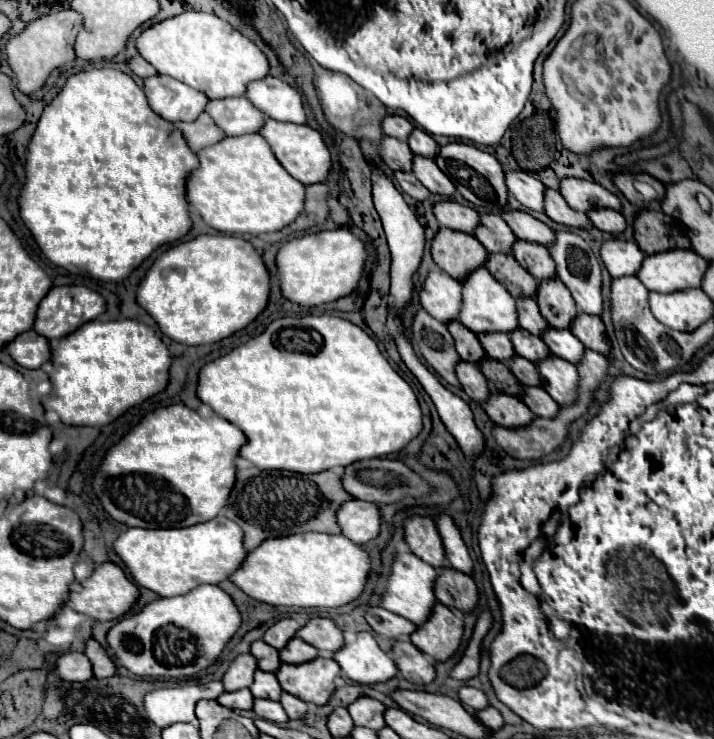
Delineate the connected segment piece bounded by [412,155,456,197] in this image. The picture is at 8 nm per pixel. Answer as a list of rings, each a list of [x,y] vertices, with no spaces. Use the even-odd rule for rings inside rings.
[[[414,155],[412,157],[412,173],[432,193],[440,193],[440,195],[452,197],[454,191],[456,191],[454,185],[452,185],[452,181],[448,181],[448,177],[444,177],[444,173],[428,157]]]

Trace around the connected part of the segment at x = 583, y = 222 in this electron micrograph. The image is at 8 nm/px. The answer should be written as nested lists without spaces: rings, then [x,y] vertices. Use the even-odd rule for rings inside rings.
[[[554,189],[544,191],[544,213],[550,219],[554,219],[558,223],[564,223],[568,227],[586,227],[586,225],[590,225],[586,213],[576,213],[572,209],[568,209],[566,201]]]

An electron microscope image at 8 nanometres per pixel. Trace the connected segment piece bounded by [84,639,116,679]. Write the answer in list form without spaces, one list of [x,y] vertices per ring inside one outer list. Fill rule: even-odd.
[[[88,639],[88,641],[86,641],[84,655],[86,655],[88,661],[92,663],[92,675],[94,675],[96,679],[104,679],[104,677],[114,675],[116,665],[114,665],[112,659],[106,655],[106,651],[102,649],[102,645],[96,643],[94,639]]]

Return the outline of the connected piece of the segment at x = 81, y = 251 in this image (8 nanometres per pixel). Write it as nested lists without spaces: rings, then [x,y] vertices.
[[[116,69],[80,71],[68,77],[36,123],[26,149],[26,183],[18,195],[20,219],[50,263],[74,275],[120,281],[156,247],[190,231],[184,181],[196,165],[196,153],[184,145],[180,131],[148,109],[130,75]]]

